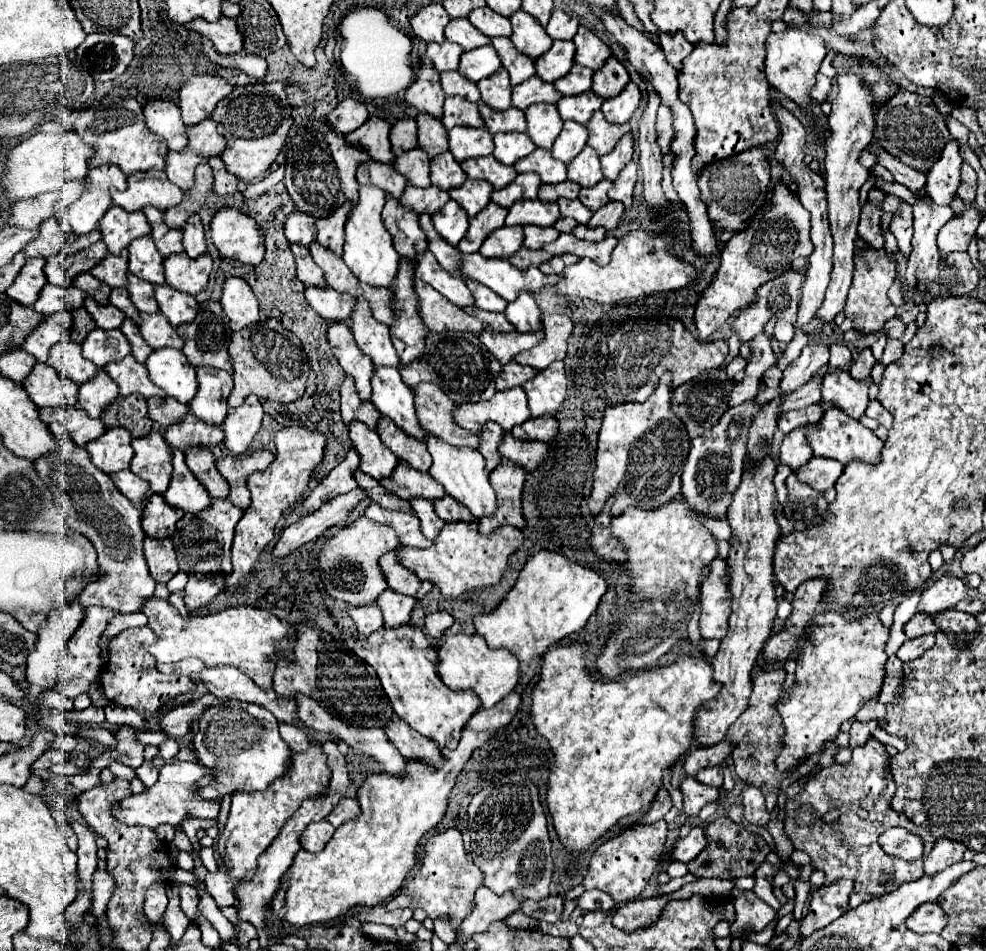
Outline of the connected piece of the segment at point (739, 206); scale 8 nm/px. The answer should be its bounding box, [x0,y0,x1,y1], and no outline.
[698,147,770,231]

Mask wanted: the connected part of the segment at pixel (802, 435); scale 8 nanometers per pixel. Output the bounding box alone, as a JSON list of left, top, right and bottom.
[780,427,812,471]

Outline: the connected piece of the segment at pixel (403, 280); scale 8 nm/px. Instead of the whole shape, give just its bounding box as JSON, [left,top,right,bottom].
[390,261,428,365]

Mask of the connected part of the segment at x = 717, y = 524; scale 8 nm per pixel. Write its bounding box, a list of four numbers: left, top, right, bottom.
[702,517,732,541]

